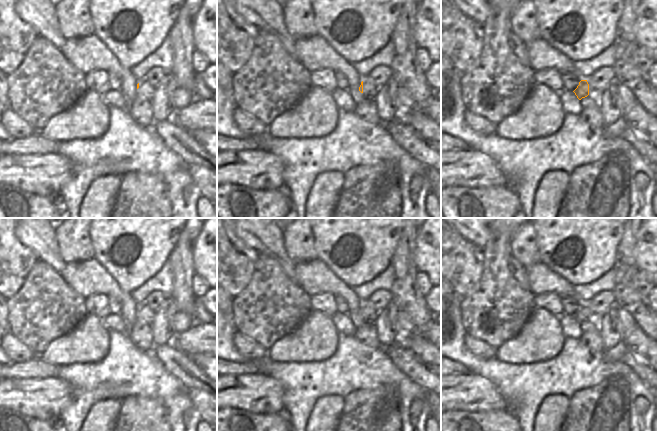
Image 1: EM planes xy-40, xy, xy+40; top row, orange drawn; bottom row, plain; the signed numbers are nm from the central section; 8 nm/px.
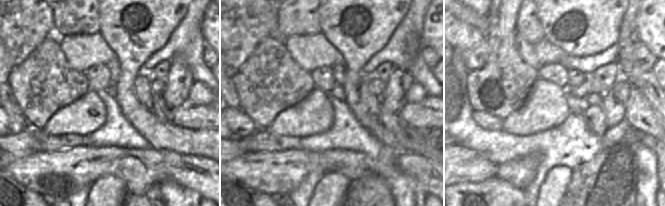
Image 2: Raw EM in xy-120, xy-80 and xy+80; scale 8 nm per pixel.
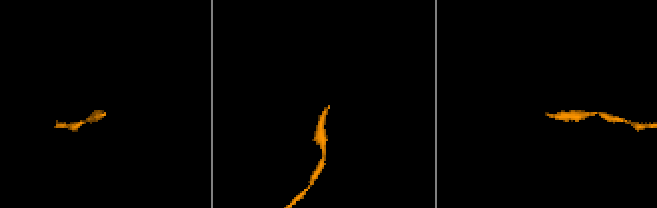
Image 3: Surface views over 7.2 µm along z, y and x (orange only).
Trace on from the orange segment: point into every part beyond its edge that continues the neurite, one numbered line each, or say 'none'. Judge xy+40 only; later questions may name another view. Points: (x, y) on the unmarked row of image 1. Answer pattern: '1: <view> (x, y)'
1: xy+40 (592, 317)

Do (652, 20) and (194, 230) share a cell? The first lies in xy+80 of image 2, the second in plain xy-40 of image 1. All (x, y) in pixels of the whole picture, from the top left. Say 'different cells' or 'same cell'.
different cells

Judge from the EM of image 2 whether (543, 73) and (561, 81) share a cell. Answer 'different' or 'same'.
same

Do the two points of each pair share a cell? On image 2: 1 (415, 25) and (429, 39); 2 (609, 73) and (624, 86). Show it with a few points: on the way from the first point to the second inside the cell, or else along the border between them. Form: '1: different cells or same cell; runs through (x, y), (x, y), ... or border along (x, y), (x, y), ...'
1: different cells; border along (427, 10), (424, 16), (421, 36)
2: different cells; border along (619, 78), (610, 89)

